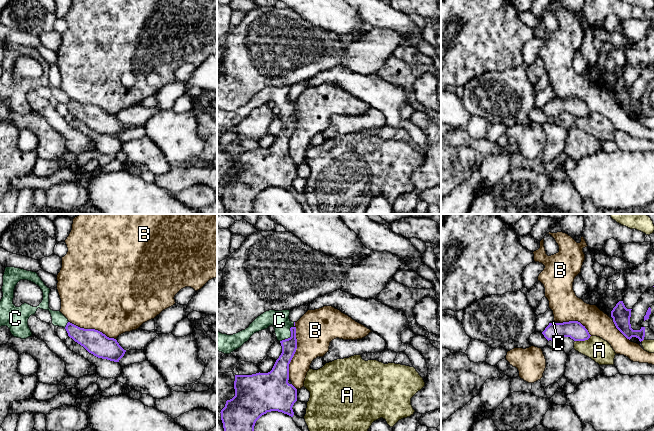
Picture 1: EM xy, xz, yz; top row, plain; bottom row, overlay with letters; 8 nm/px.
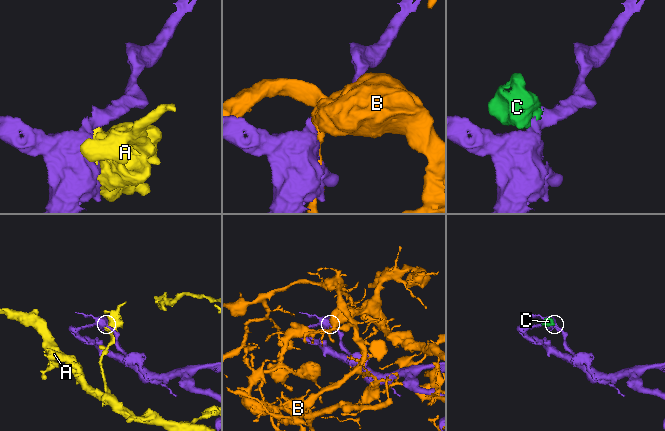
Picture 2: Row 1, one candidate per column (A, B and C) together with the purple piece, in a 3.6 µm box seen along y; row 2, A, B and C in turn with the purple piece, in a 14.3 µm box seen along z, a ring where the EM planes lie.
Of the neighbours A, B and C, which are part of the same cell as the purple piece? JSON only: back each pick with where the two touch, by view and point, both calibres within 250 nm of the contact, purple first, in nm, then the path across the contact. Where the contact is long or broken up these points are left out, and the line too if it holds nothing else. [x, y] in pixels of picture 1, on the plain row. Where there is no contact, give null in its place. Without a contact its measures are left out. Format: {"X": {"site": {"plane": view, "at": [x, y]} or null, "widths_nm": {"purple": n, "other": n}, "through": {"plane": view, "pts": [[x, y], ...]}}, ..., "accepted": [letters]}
{"C": {"site": {"plane": "xz", "at": [291, 110]}, "widths_nm": {"purple": 120, "other": 150}}, "accepted": ["C"]}

